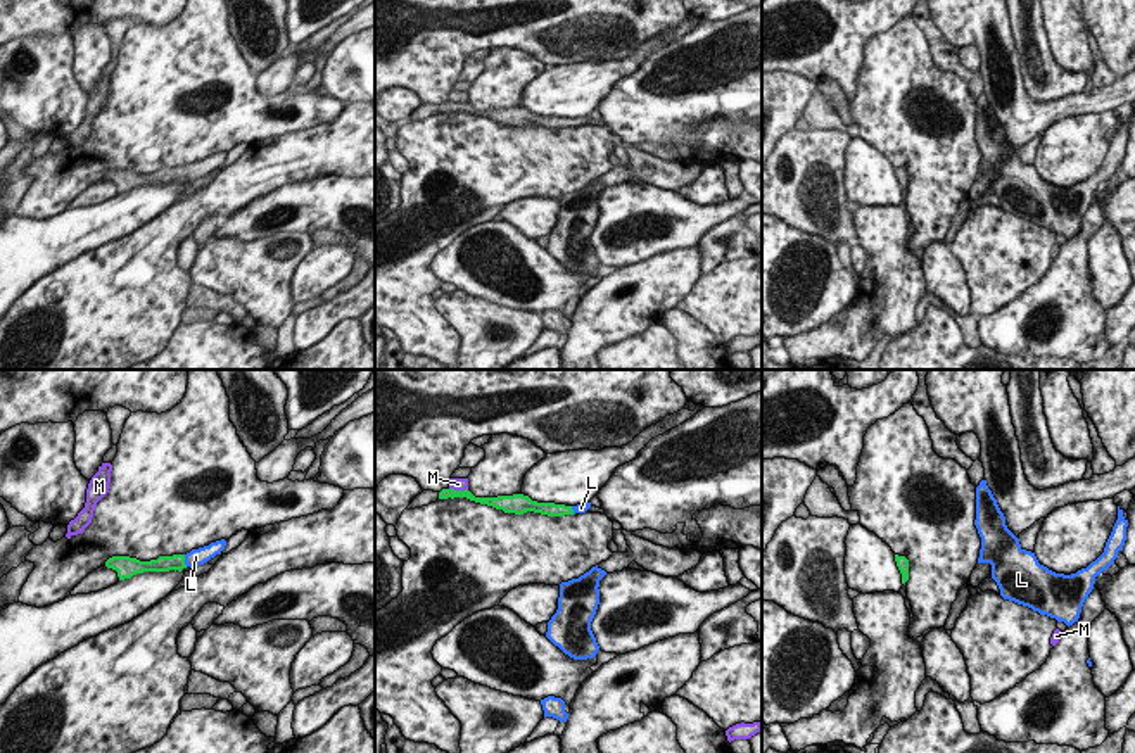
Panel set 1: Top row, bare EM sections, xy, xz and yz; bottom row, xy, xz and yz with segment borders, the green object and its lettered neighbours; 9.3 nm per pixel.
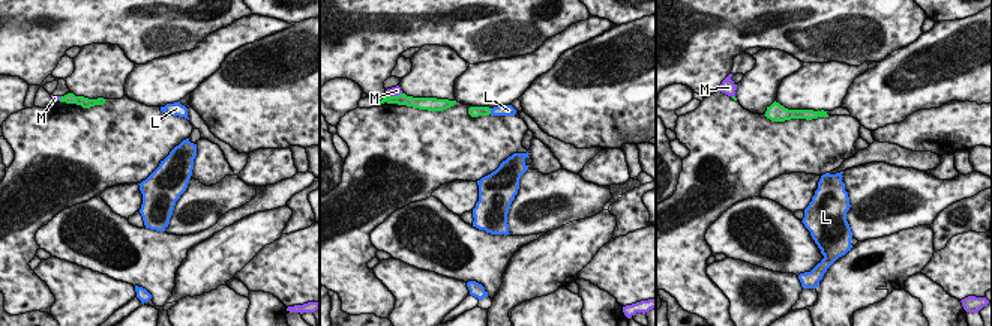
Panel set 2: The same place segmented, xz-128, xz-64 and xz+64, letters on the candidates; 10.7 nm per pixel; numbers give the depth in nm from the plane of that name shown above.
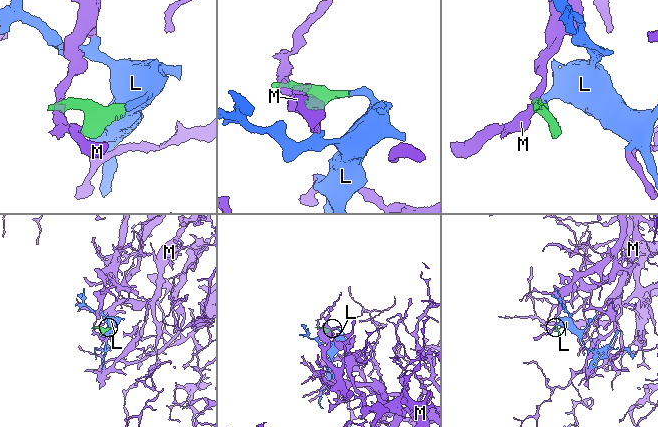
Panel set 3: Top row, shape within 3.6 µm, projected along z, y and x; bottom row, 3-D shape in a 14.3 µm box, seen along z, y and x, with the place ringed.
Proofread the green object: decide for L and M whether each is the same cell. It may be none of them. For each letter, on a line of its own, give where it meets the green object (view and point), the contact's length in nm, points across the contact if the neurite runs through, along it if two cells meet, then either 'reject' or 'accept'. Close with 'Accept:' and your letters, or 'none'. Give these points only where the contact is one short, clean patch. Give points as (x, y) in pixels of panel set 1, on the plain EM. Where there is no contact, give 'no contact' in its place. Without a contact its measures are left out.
L: contact xy (183, 173); length 120 nm; way xy (177, 175), (183, 173), (196, 170); accept
M: contact xz (458, 104); length 180 nm; border xz (450, 101), (467, 102); reject
Accept: L

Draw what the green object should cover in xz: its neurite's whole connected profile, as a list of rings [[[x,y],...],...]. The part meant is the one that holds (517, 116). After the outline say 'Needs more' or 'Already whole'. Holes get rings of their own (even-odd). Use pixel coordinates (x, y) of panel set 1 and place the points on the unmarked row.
[[[442,102],[439,105],[439,112],[447,112],[447,111],[451,112],[466,111],[470,114],[487,117],[496,123],[503,123],[504,126],[515,126],[515,128],[534,124],[534,126],[548,128],[548,130],[565,130],[565,128],[586,126],[591,121],[591,116],[577,117],[577,119],[537,116],[523,107],[498,109],[498,111],[475,111],[468,102],[466,104]]]. Needs more

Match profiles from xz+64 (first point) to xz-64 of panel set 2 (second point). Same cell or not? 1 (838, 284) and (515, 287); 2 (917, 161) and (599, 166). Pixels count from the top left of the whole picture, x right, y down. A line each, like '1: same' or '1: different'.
1: same
2: different

